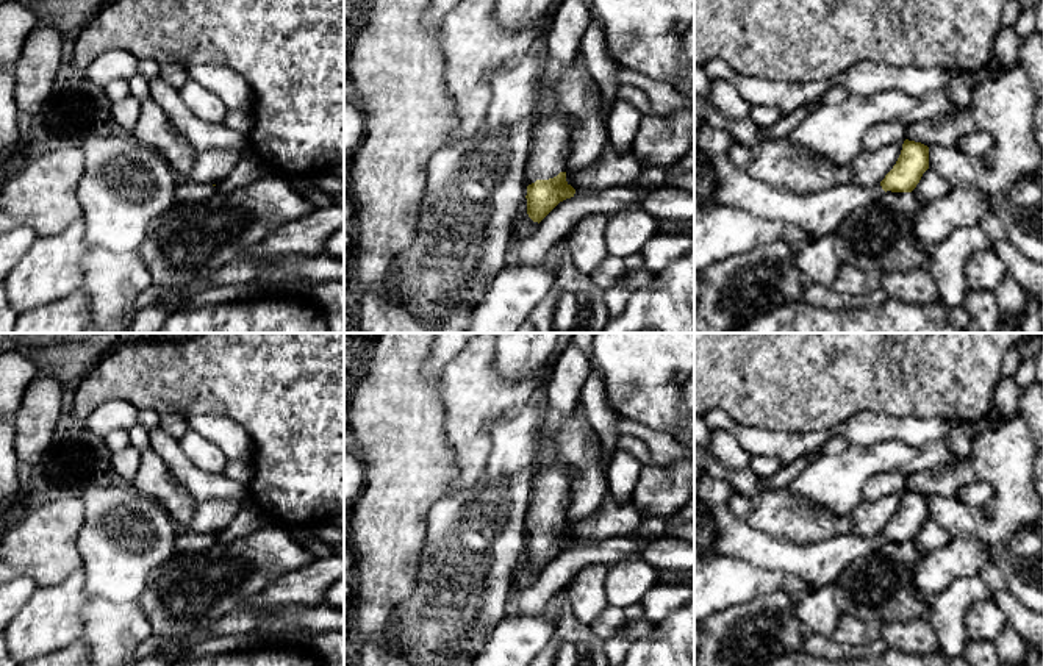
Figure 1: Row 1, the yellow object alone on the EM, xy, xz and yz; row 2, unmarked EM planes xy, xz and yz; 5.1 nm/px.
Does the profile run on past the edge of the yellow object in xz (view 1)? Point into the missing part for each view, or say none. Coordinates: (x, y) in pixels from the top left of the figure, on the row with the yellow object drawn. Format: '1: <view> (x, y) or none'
1: xz (552, 144)

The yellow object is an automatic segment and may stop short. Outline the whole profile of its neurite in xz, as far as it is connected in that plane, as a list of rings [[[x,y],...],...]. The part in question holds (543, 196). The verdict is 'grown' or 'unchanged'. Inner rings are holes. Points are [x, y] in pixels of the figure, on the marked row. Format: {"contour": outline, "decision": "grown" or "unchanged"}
{"contour": [[[538,106],[532,147],[527,158],[527,214],[541,222],[560,202],[574,197],[566,181],[568,159],[574,150],[577,122],[566,113],[544,114]]], "decision": "grown"}

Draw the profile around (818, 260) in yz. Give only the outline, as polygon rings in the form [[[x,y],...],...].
[[[833,233],[807,241],[794,249],[794,261],[810,283],[830,288],[841,266]]]

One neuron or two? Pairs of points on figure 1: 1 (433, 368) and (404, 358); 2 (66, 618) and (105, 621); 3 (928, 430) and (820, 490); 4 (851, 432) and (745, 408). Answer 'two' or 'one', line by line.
1: two
2: two
3: two
4: two

